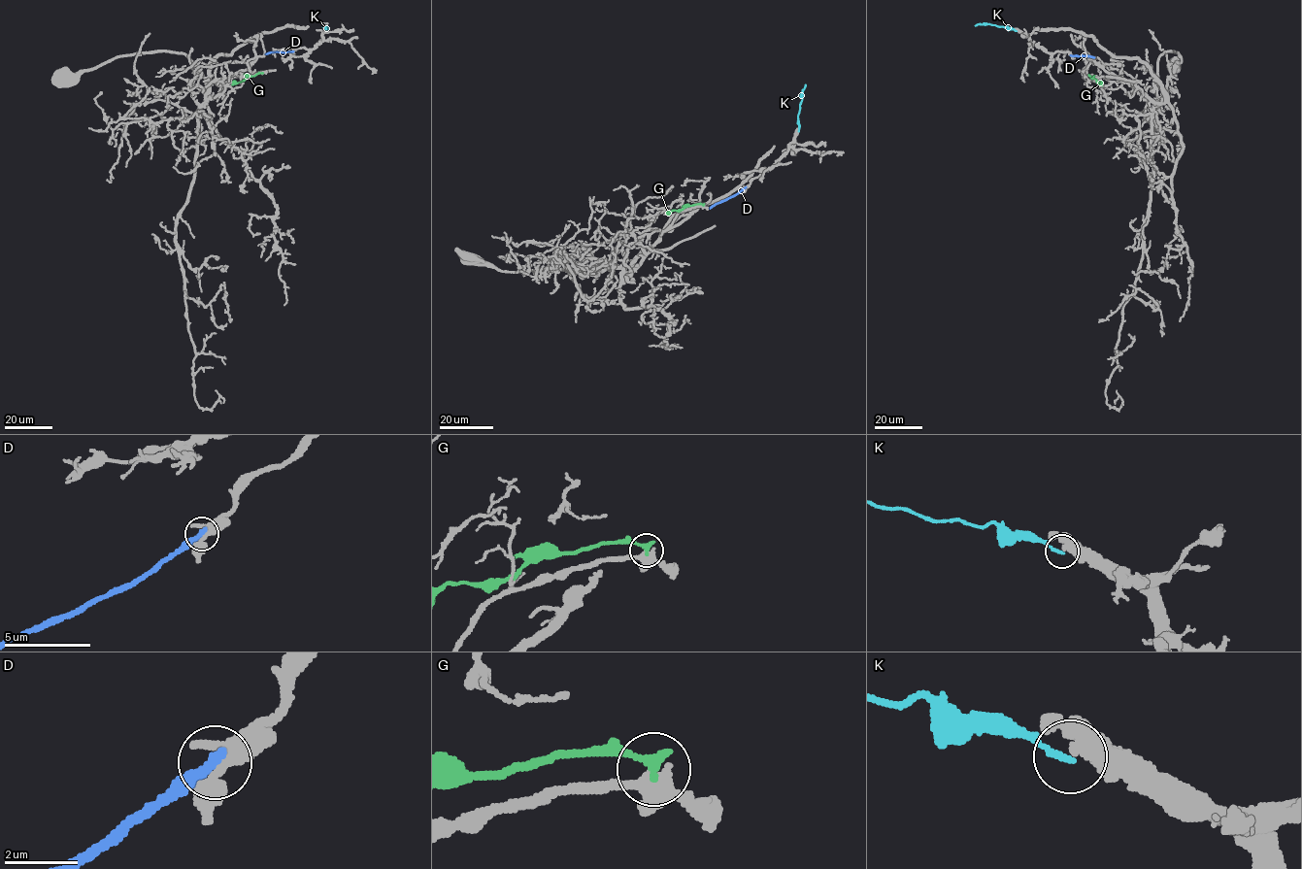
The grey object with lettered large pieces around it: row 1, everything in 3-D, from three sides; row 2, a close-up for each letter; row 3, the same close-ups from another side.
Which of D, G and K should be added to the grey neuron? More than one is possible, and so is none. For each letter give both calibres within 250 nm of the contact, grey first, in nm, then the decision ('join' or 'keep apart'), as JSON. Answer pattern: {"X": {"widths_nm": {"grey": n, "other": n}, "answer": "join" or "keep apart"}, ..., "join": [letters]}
{"D": {"widths_nm": {"grey": 280, "other": 400}, "answer": "keep apart"}, "G": {"widths_nm": {"grey": 480, "other": 300}, "answer": "keep apart"}, "K": {"widths_nm": {"grey": 480, "other": 160}, "answer": "keep apart"}, "join": []}

